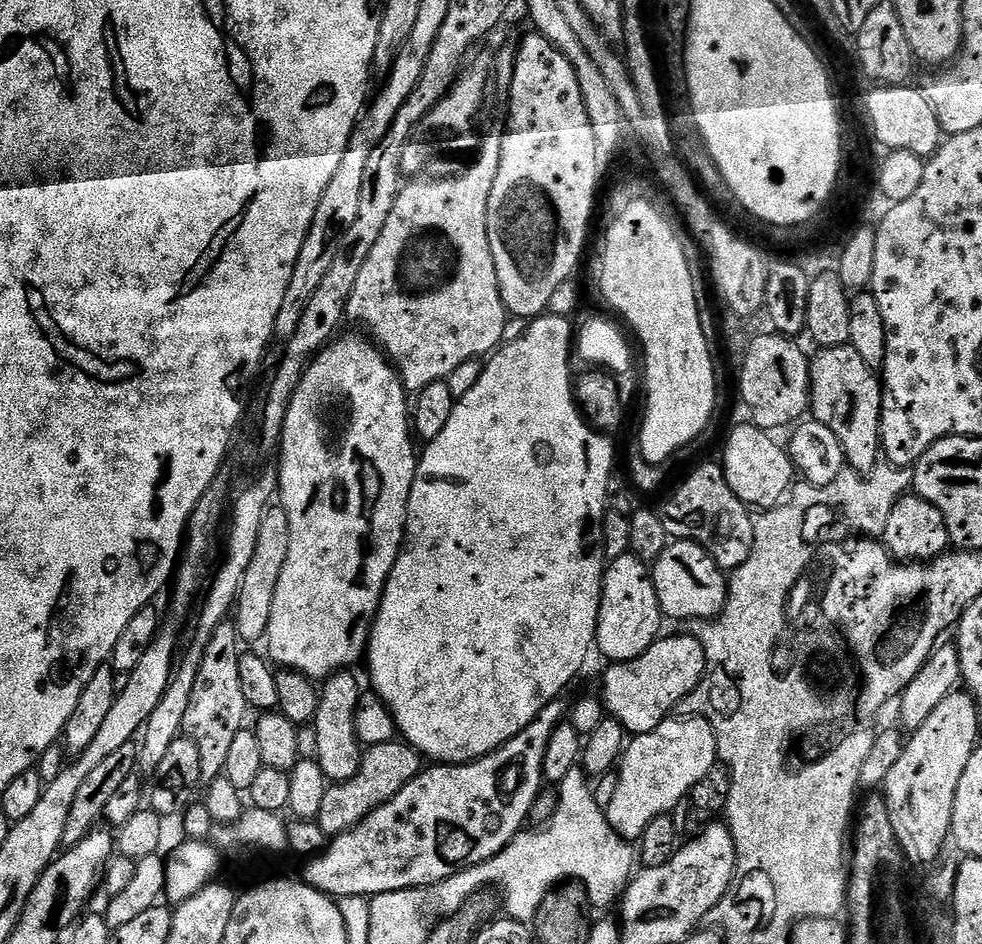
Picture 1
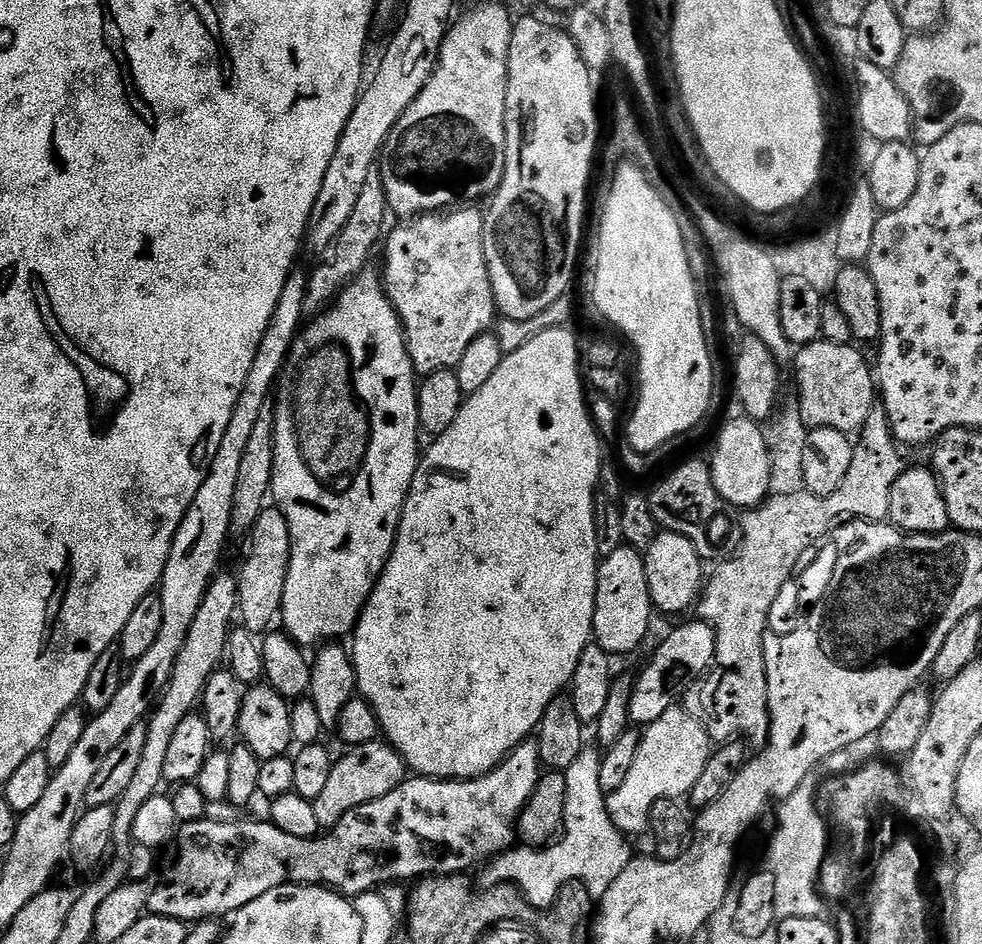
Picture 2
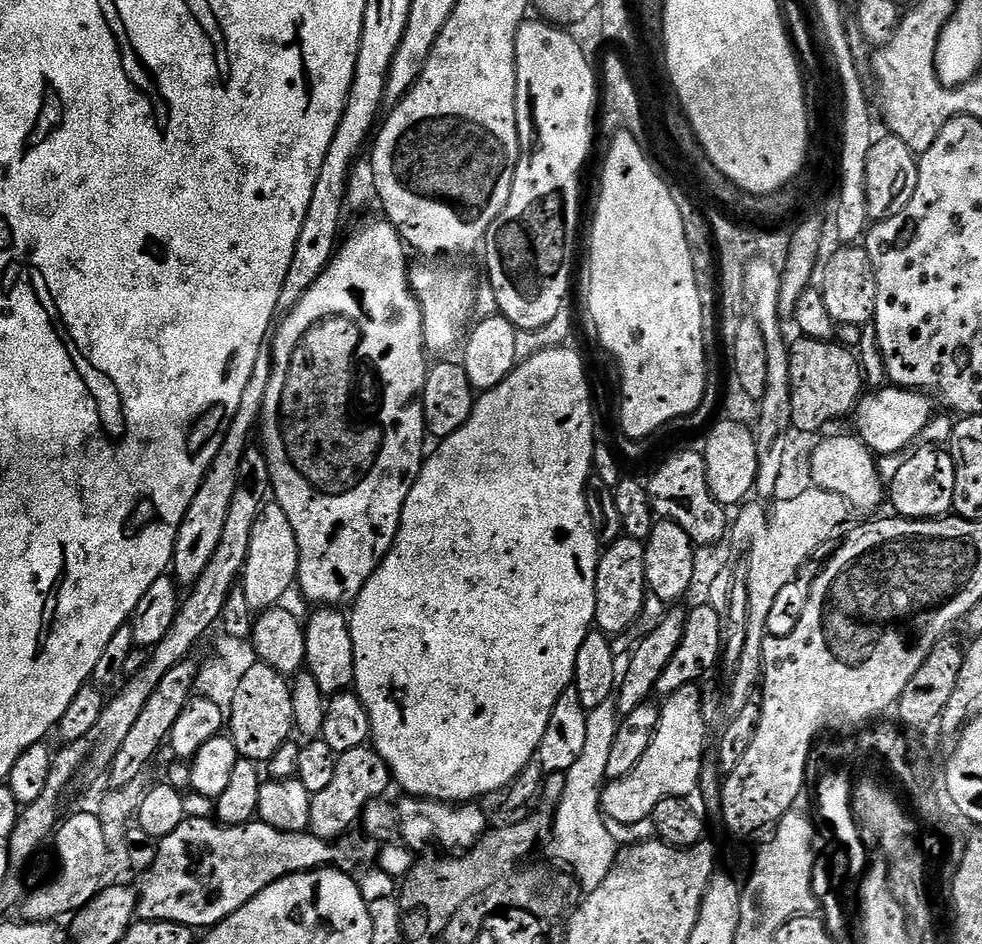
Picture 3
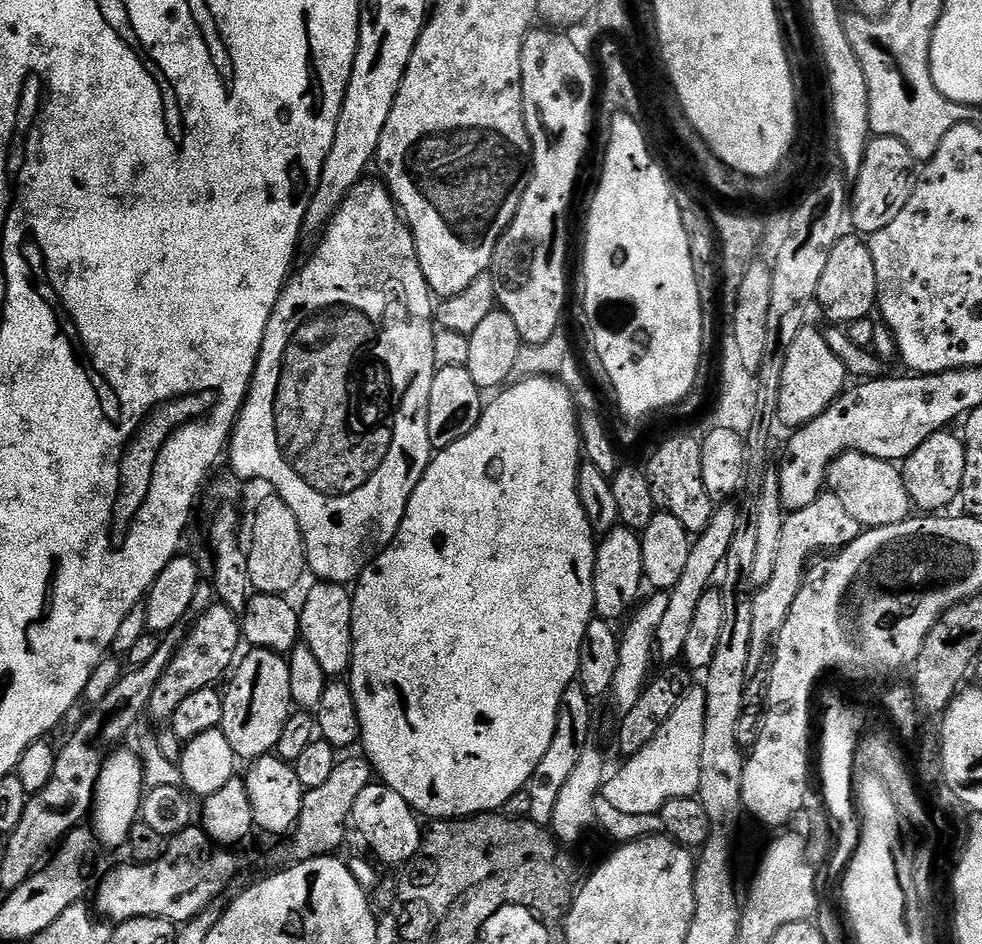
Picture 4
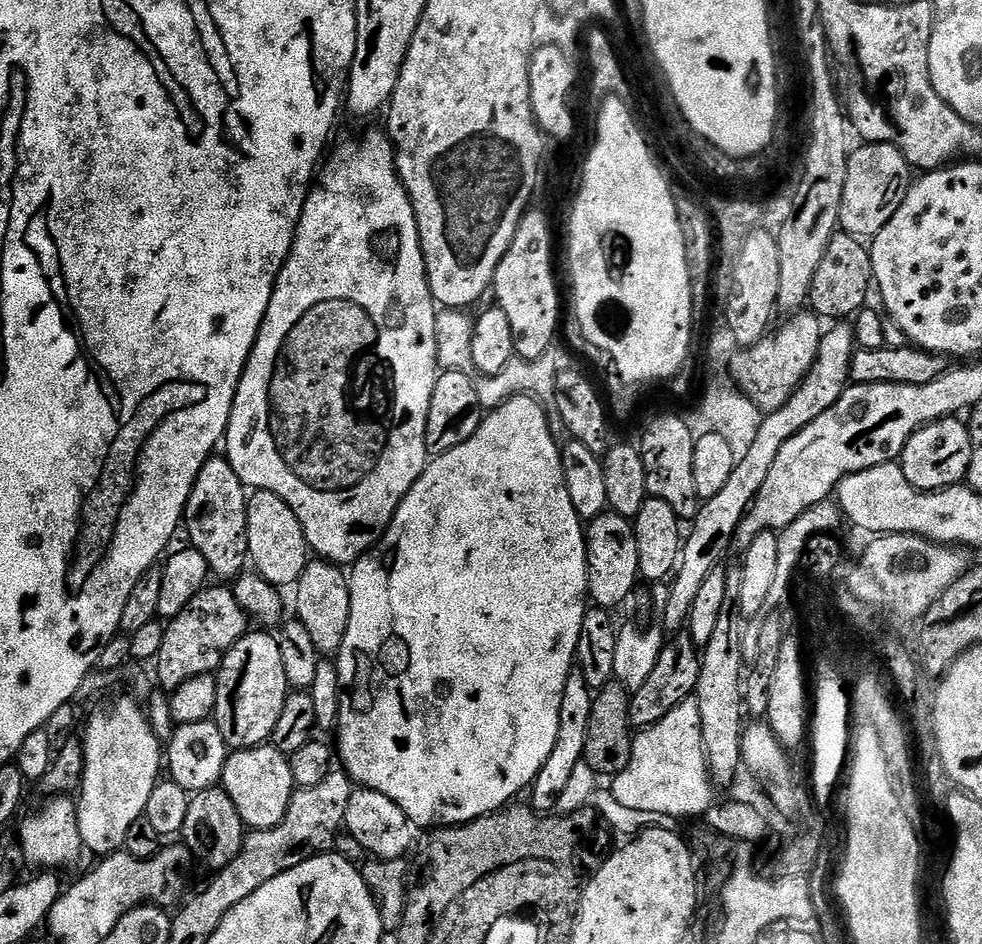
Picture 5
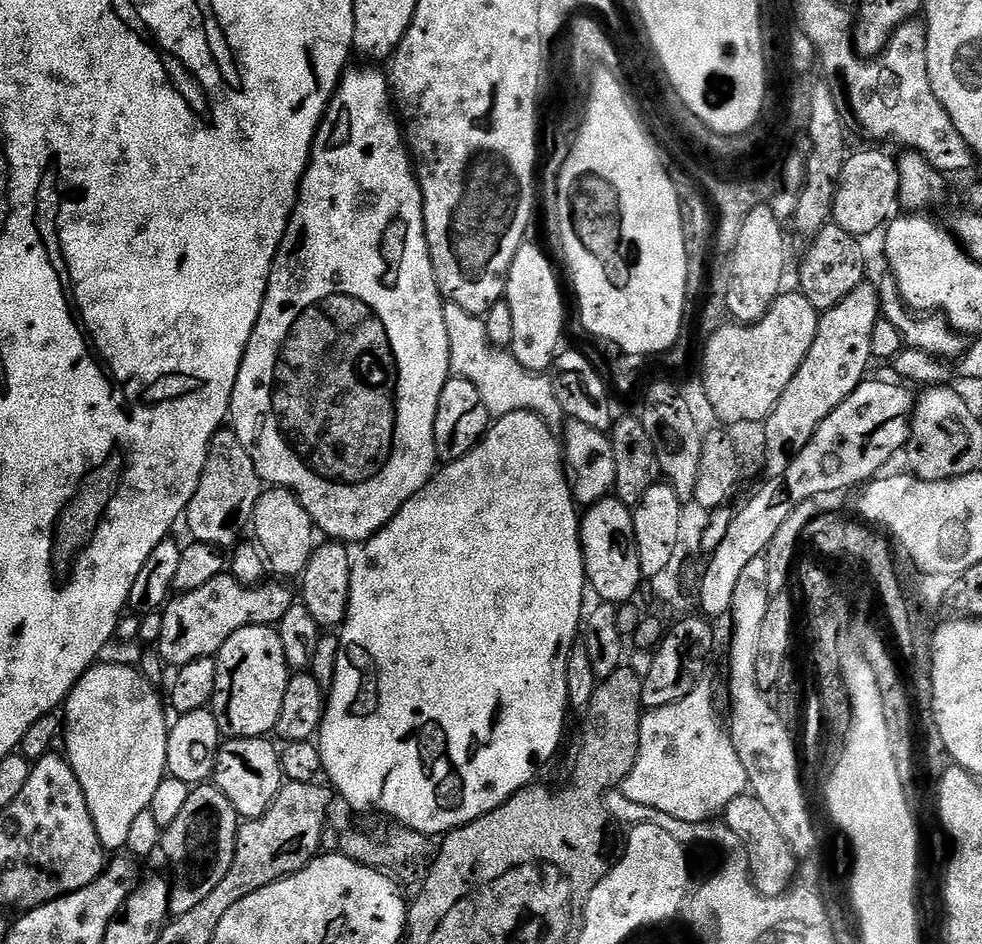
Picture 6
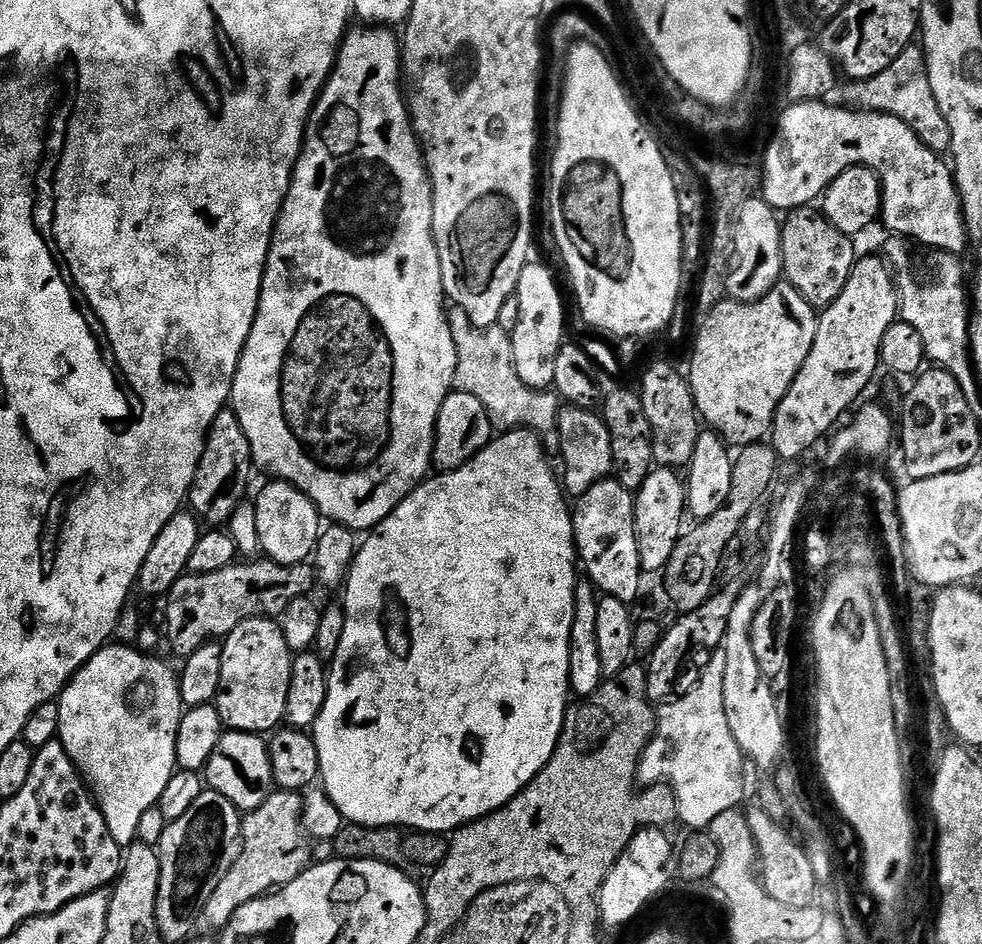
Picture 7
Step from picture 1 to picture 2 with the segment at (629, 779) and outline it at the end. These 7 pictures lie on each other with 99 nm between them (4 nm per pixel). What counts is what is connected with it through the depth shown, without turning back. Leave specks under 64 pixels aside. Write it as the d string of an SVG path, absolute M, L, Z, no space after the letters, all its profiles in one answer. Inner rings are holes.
M687 707L666 710L662 718L643 729L638 755L626 782L607 793L608 813L614 826L625 837L636 838L648 828L650 810L659 800L680 800L692 791L694 782L702 780L702 770L714 751L714 741L703 722Z

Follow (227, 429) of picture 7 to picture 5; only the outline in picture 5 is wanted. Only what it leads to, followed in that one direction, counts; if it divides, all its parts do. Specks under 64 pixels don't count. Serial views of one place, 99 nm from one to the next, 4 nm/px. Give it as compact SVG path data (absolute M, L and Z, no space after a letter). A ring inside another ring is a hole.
M213 454L202 466L184 508L183 527L188 527L191 547L206 558L208 571L217 581L231 582L245 571L248 555L248 498L244 483L223 455Z

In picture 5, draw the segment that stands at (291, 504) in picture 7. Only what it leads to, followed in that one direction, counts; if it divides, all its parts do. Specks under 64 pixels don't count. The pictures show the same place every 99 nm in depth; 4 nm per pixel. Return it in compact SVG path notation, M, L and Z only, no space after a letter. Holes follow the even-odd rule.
M253 491L248 498L248 555L250 564L266 582L295 585L310 563L306 534L290 506L273 492Z

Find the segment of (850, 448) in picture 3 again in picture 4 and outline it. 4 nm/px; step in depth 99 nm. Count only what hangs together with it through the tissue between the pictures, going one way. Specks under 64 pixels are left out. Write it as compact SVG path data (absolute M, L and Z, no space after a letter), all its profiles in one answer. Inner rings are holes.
M844 452L828 467L826 484L833 494L836 495L838 502L842 502L842 506L846 506L846 510L850 510L850 518L858 518L858 522L865 529L897 524L913 515L914 505L911 498L906 494L904 473L893 461L879 460L861 452Z

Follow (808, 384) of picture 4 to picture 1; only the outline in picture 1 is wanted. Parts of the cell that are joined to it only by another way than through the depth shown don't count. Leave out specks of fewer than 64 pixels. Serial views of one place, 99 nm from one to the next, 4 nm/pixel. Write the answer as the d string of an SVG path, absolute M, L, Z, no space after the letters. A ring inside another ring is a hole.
M850 346L826 348L815 353L810 360L810 416L826 430L834 430L838 442L844 448L844 459L847 467L861 474L871 474L876 464L881 463L880 447L880 411L882 410L881 381L877 373L858 355L858 350Z

